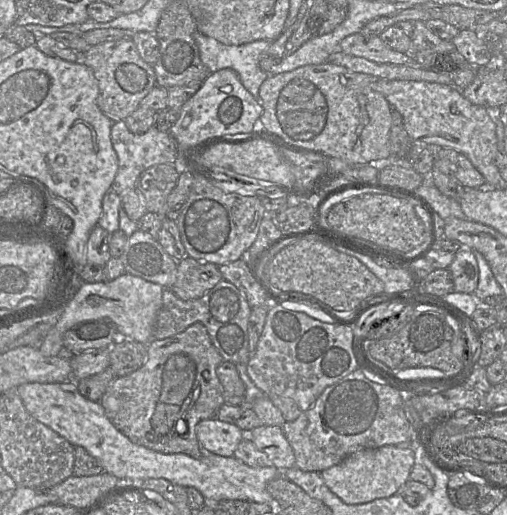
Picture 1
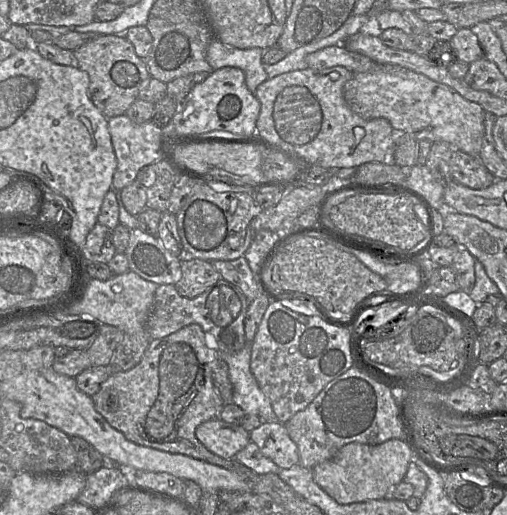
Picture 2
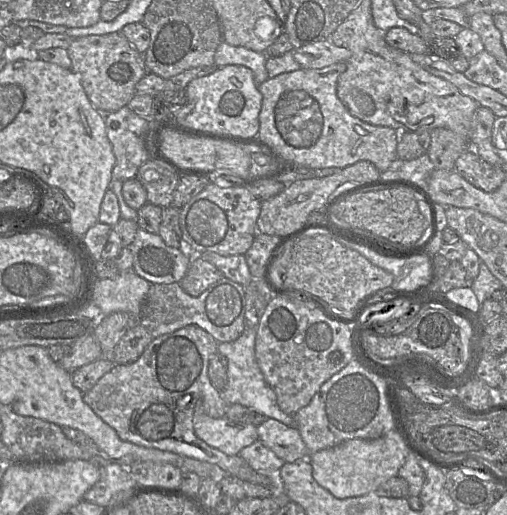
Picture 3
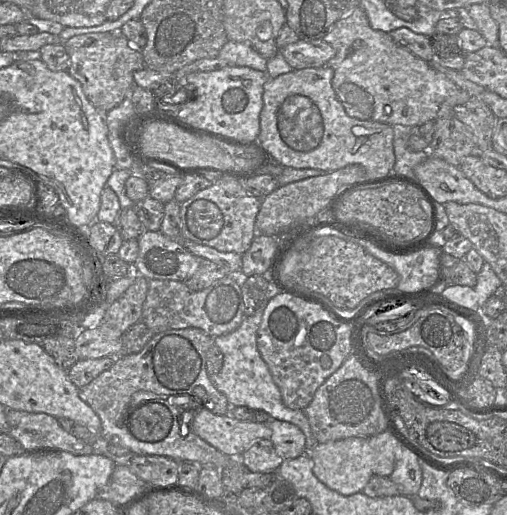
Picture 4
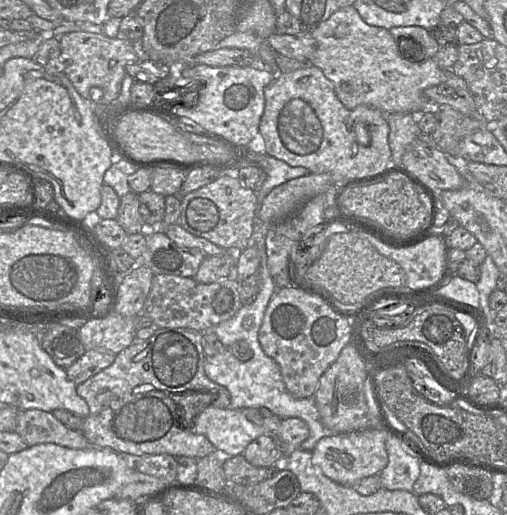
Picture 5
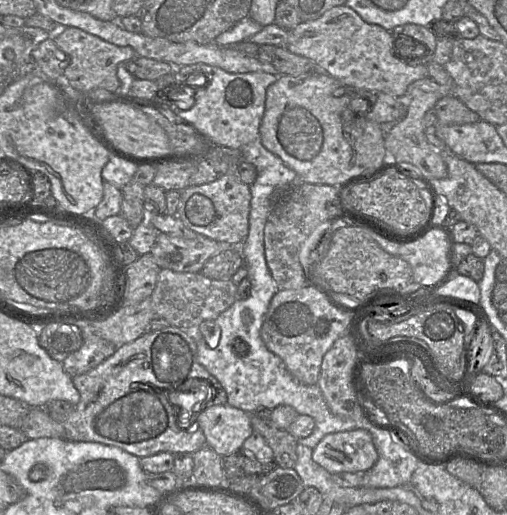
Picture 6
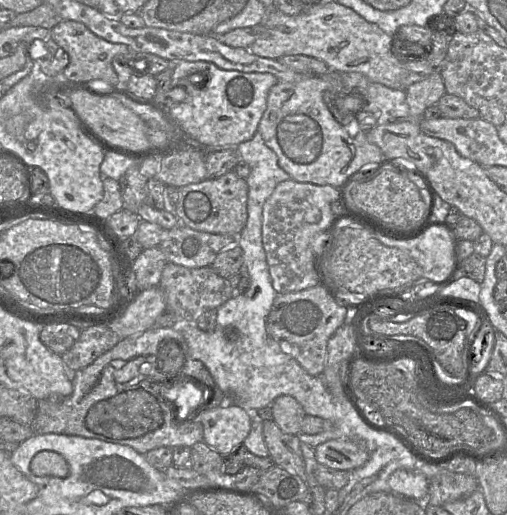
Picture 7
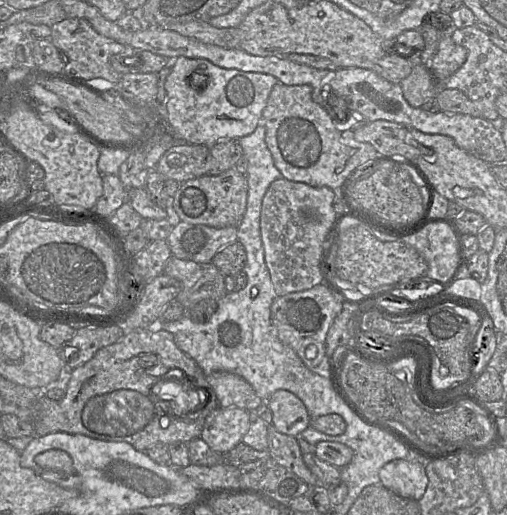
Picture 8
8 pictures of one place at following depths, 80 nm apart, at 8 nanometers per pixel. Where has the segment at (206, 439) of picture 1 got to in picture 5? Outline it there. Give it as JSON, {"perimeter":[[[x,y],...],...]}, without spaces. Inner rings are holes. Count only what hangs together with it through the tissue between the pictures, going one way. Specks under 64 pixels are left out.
{"perimeter":[[[206,407],[194,422],[191,432],[204,435],[223,456],[243,454],[247,445],[261,435],[272,436],[278,442],[282,419],[277,415],[256,425],[241,410]]]}

